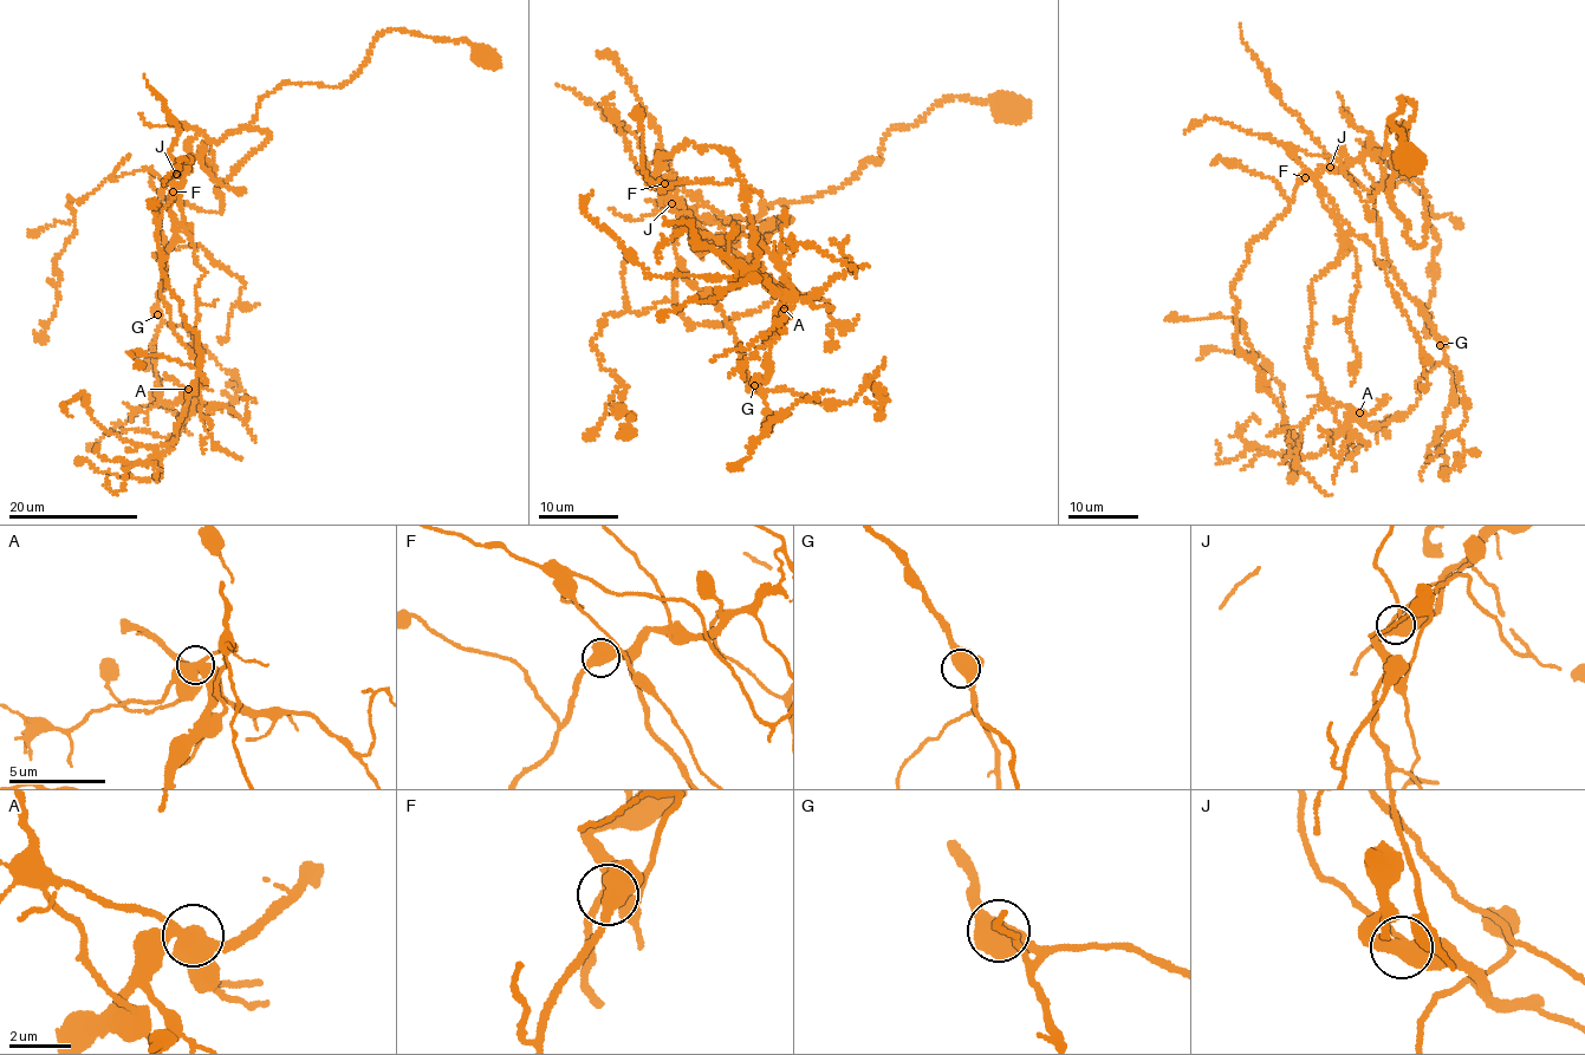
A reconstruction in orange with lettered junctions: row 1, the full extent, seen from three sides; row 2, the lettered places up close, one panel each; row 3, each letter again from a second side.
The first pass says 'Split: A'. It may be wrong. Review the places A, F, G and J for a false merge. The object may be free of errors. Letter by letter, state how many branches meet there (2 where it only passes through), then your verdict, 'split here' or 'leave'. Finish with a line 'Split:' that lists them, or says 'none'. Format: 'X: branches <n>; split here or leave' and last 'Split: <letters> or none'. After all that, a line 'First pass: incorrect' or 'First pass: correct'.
A: branches 3; split here
F: branches 3; leave
G: branches 3; leave
J: branches 3; leave
Split: A
First pass: correct

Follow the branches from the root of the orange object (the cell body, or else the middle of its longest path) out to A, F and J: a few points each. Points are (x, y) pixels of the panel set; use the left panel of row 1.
A: (161, 217), (173, 189), (168, 212), (175, 240), (160, 287), (173, 333), (196, 363), (201, 383), (188, 390)
F: (161, 217), (173, 191)
J: (161, 217), (174, 193), (170, 180), (176, 174)

